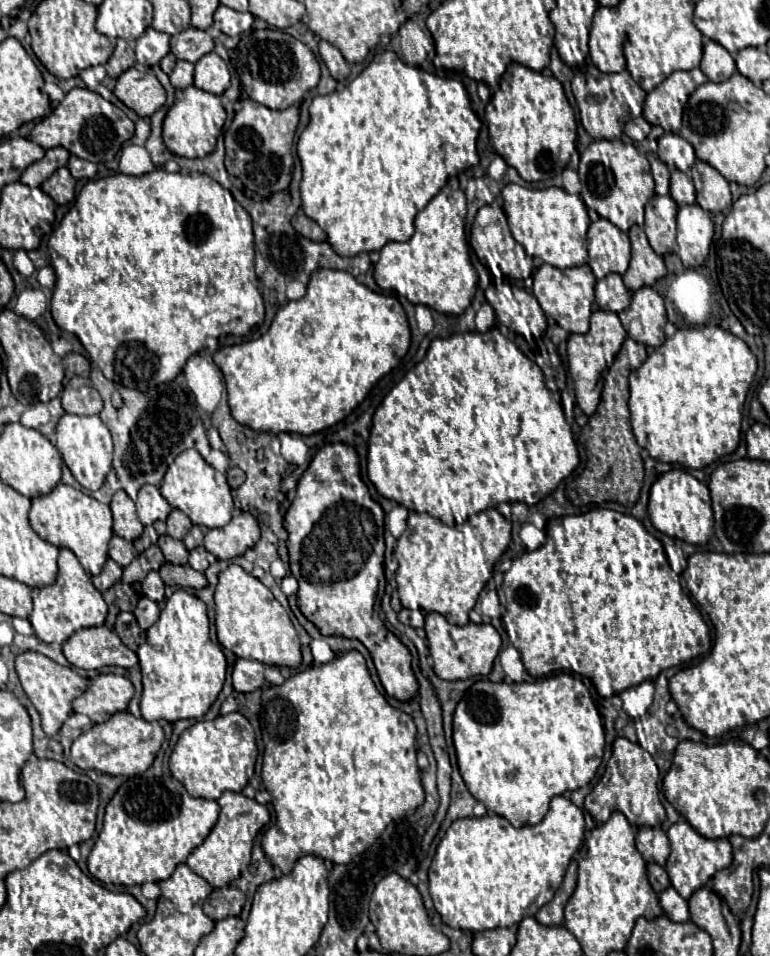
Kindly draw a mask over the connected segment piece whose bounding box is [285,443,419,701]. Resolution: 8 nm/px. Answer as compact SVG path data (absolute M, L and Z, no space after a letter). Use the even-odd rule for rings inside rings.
M335 443L325 445L313 457L309 469L297 483L295 499L285 513L285 529L289 533L287 549L289 549L289 565L291 575L299 583L297 605L301 613L321 631L321 635L341 635L347 639L361 641L375 663L379 679L387 691L387 695L399 701L411 701L419 693L419 683L411 669L411 653L409 649L383 625L379 619L379 601L381 587L385 587L383 575L383 519L385 513L375 503L367 491L367 485L359 475L359 459L351 445Z

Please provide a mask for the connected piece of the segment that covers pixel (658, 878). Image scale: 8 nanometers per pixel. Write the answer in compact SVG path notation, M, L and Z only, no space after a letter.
M657 863L647 865L647 873L649 873L649 883L655 889L655 893L663 893L663 889L667 889L671 885L667 871L661 865L657 865Z

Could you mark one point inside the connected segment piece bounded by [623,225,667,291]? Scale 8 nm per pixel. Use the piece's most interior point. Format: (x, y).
(646, 266)

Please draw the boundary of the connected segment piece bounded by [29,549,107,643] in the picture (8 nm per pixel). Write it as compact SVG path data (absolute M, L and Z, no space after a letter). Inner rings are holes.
M61 549L57 581L49 587L39 589L37 597L33 599L33 611L29 615L29 621L33 625L35 635L45 643L65 643L79 629L103 625L105 617L107 603L103 601L101 593L93 587L91 577L85 573L71 549Z

